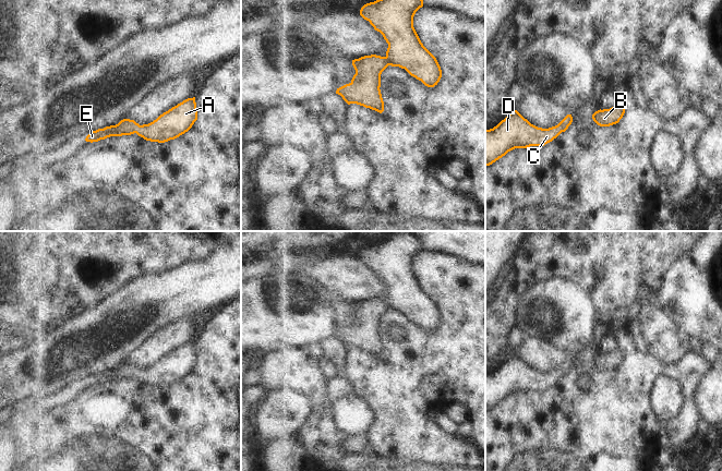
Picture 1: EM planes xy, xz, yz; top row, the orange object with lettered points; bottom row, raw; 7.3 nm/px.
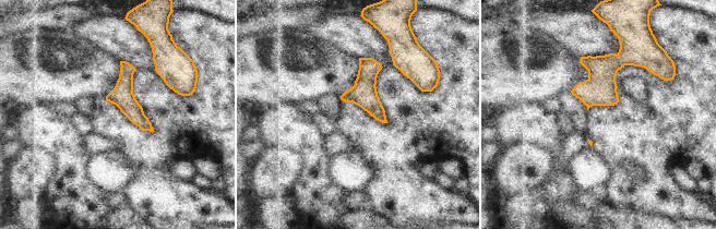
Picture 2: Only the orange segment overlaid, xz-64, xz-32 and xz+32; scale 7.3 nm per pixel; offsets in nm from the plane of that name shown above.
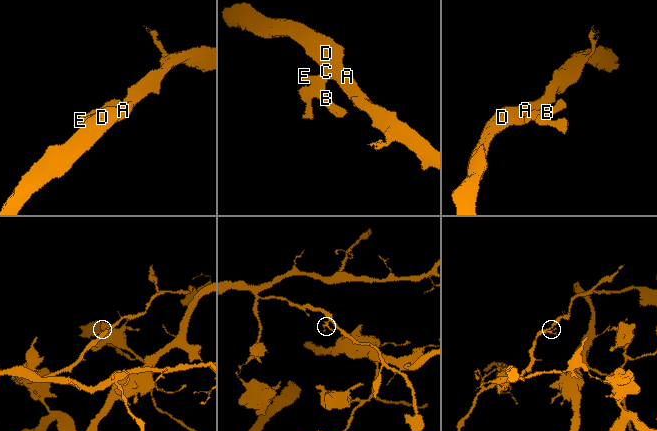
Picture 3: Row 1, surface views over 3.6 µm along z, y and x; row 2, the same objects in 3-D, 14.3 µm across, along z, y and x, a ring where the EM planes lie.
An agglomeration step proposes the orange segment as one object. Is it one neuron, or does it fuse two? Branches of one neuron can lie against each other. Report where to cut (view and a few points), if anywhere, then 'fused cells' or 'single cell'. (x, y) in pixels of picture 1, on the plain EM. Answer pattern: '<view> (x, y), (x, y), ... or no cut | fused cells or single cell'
no cut | single cell

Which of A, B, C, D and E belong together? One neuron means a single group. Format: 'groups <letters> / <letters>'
groups A B C D E

